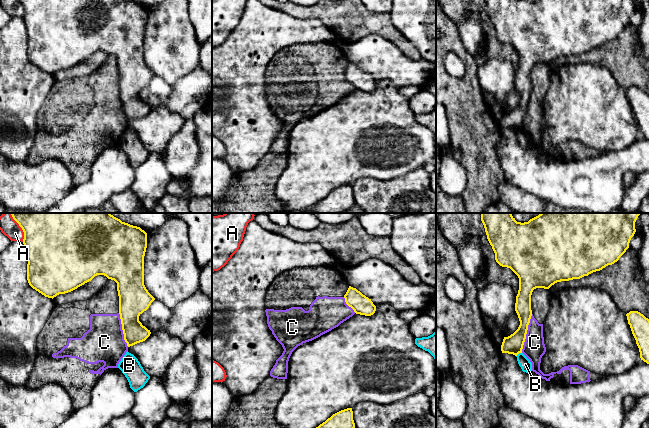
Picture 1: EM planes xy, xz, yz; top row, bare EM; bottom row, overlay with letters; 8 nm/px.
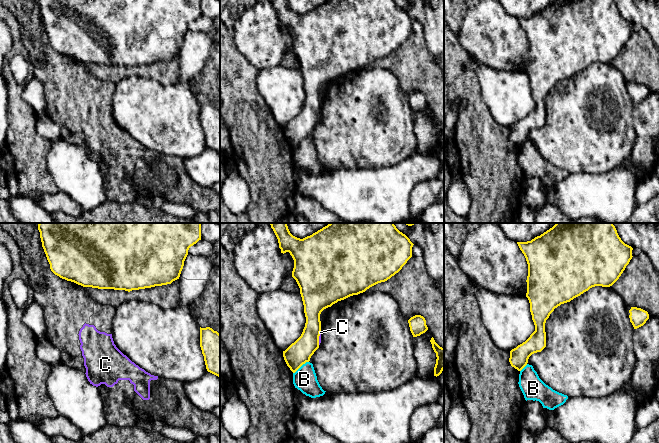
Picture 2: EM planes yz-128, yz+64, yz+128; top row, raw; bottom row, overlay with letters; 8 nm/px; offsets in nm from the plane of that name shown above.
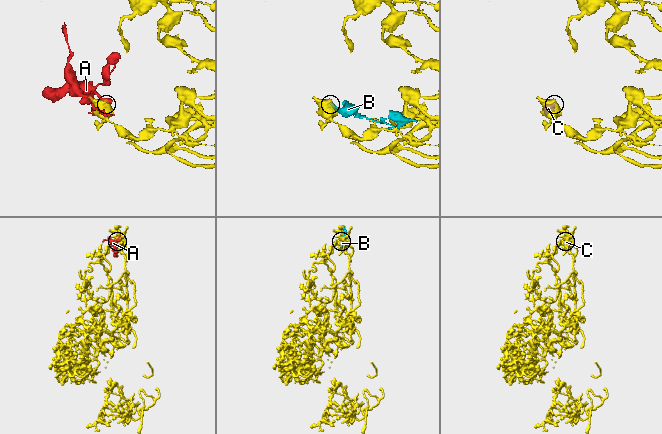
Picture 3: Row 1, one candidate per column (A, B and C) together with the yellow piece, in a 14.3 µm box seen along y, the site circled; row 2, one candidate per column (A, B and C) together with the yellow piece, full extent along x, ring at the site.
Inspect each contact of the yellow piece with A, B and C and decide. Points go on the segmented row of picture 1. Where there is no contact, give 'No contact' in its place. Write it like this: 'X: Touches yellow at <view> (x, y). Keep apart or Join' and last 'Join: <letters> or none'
A: Touches yellow at xy (20, 226). Keep apart
B: Touches yellow at yz (518, 353). Keep apart
C: Touches yellow at yz (526, 333). Keep apart
Join: none

